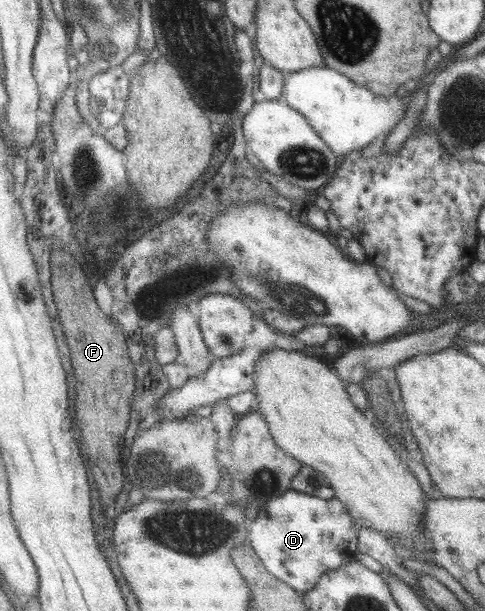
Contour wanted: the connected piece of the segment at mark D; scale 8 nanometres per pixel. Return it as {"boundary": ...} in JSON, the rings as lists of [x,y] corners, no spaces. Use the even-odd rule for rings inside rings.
{"boundary":[[[296,490],[284,492],[281,496],[272,498],[260,507],[257,518],[251,522],[251,545],[261,557],[265,566],[278,579],[294,586],[298,592],[310,591],[330,570],[355,560],[357,549],[358,526],[352,521],[352,515],[343,503],[336,498],[322,499],[320,496],[302,493]]]}

